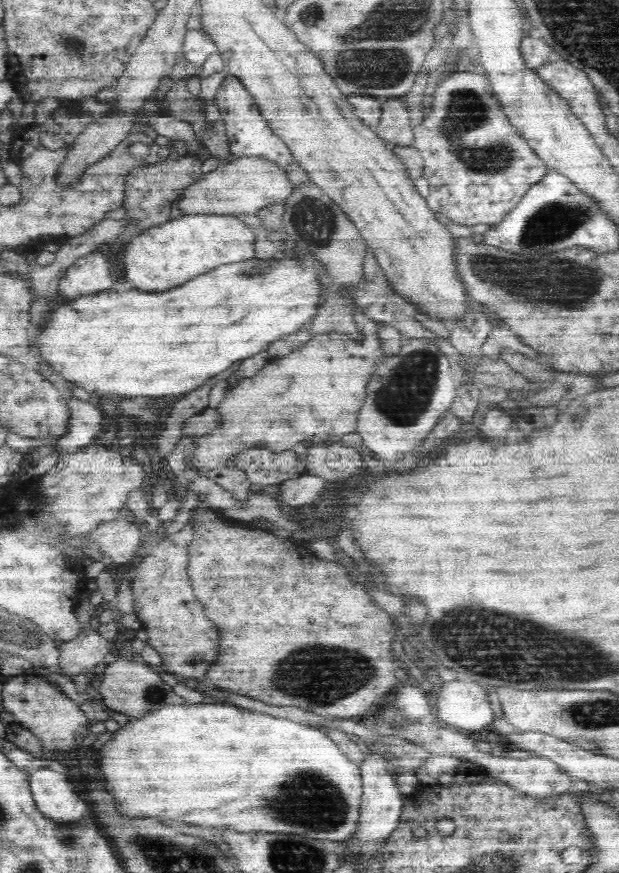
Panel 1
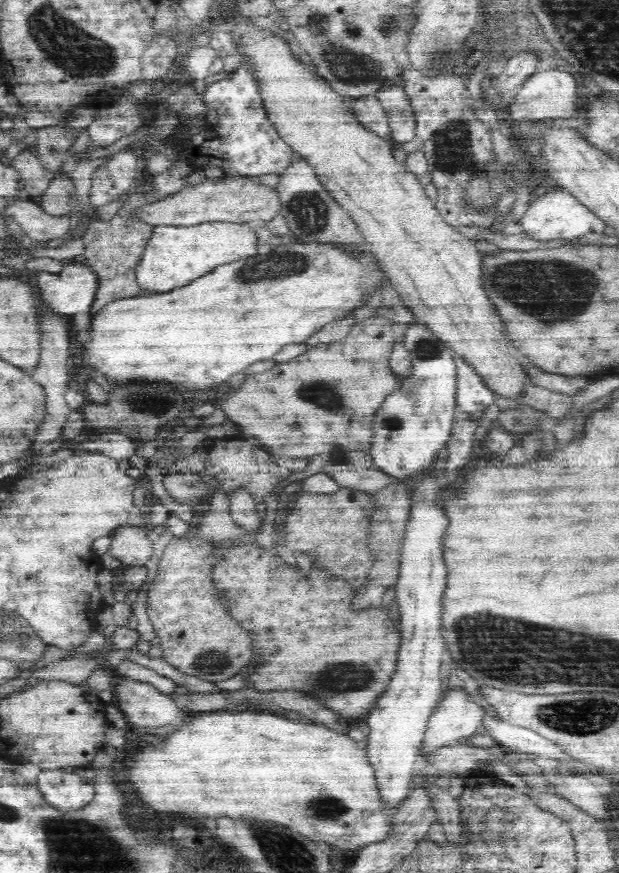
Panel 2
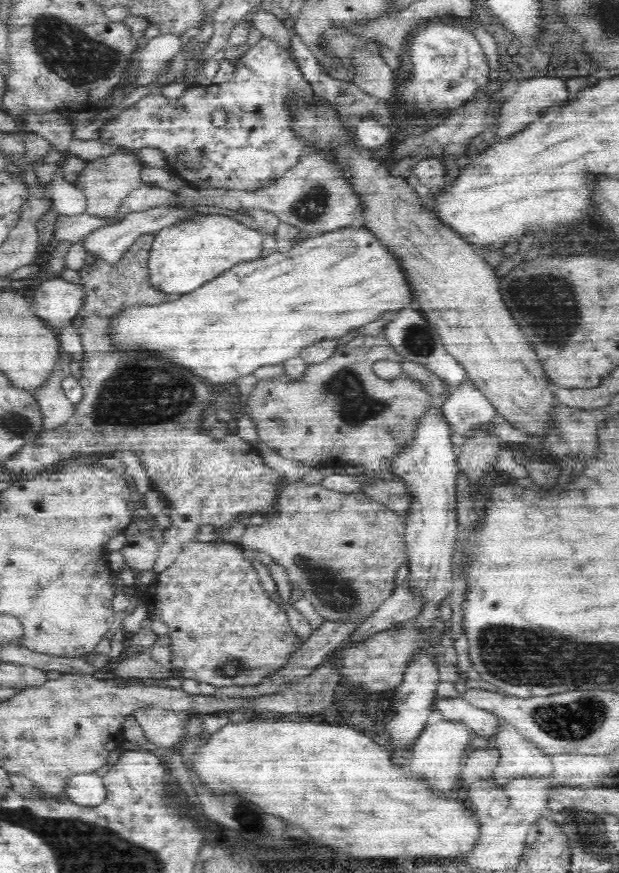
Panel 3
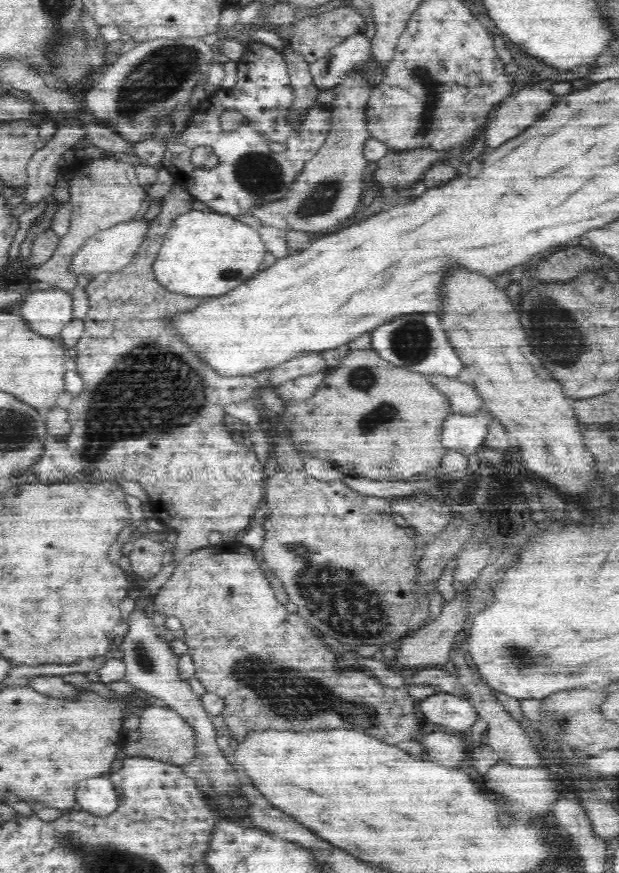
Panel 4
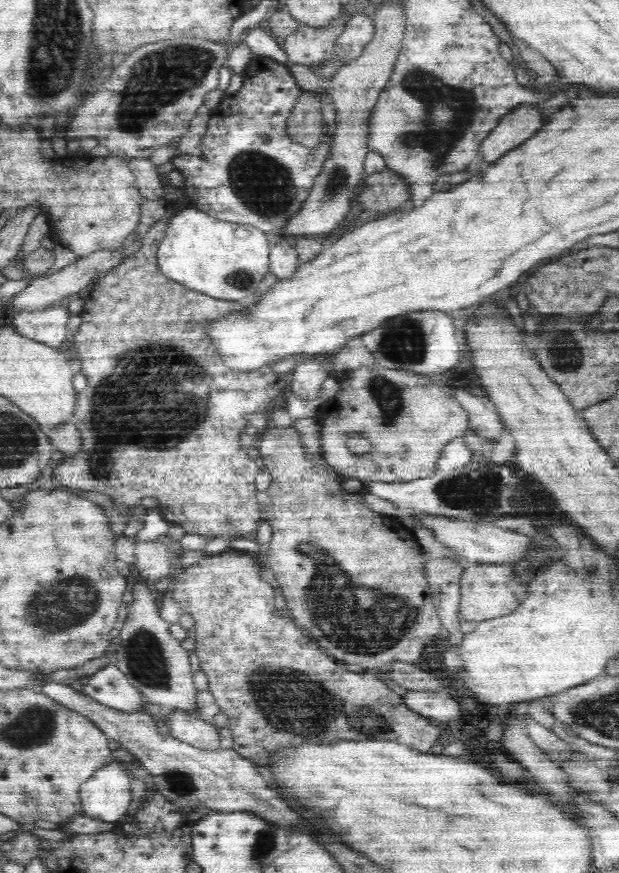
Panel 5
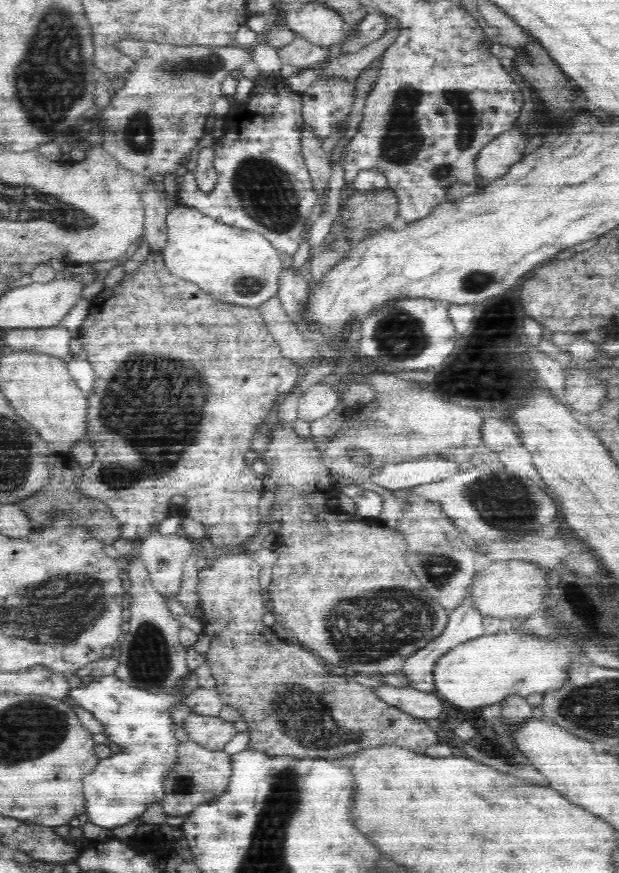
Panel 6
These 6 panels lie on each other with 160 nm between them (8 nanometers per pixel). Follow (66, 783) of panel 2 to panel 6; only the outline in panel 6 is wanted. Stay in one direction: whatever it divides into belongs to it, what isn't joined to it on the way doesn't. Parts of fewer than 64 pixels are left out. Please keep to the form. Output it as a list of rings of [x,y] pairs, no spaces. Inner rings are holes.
[[[115,674],[94,677],[87,685],[82,684],[82,688],[71,689],[69,694],[96,714],[108,727],[104,735],[120,749],[119,753],[100,760],[80,782],[80,792],[86,800],[85,812],[88,814],[88,818],[80,818],[80,821],[89,820],[110,830],[121,827],[138,818],[148,804],[160,803],[162,778],[175,762],[174,750],[179,742],[173,735],[178,728],[169,712],[177,702],[166,694],[153,694],[126,684]]]

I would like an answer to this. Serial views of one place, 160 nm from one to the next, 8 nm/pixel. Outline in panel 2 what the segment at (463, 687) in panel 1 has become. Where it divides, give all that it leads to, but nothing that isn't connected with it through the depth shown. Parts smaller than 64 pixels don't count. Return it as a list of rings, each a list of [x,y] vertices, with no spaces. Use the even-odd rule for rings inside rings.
[[[445,687],[439,704],[428,720],[421,753],[426,755],[438,746],[456,745],[483,731],[488,713],[462,690]]]

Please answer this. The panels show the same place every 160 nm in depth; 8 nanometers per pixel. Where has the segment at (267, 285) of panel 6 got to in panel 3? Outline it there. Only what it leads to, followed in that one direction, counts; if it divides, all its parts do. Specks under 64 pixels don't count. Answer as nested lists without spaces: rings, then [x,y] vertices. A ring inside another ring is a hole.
[[[225,215],[201,218],[196,224],[180,224],[156,233],[149,255],[149,284],[162,292],[190,292],[204,278],[212,280],[236,262],[260,258],[263,234]]]

